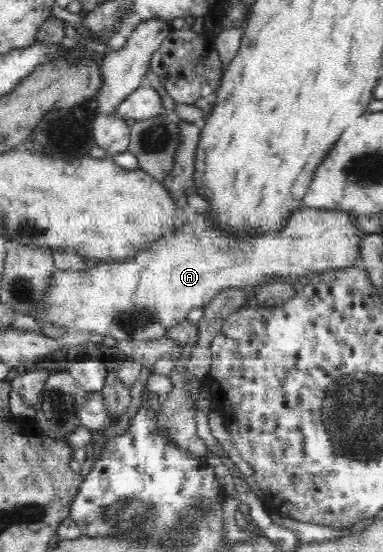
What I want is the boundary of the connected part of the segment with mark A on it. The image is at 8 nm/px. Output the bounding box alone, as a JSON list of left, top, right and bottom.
[31,210,367,341]

